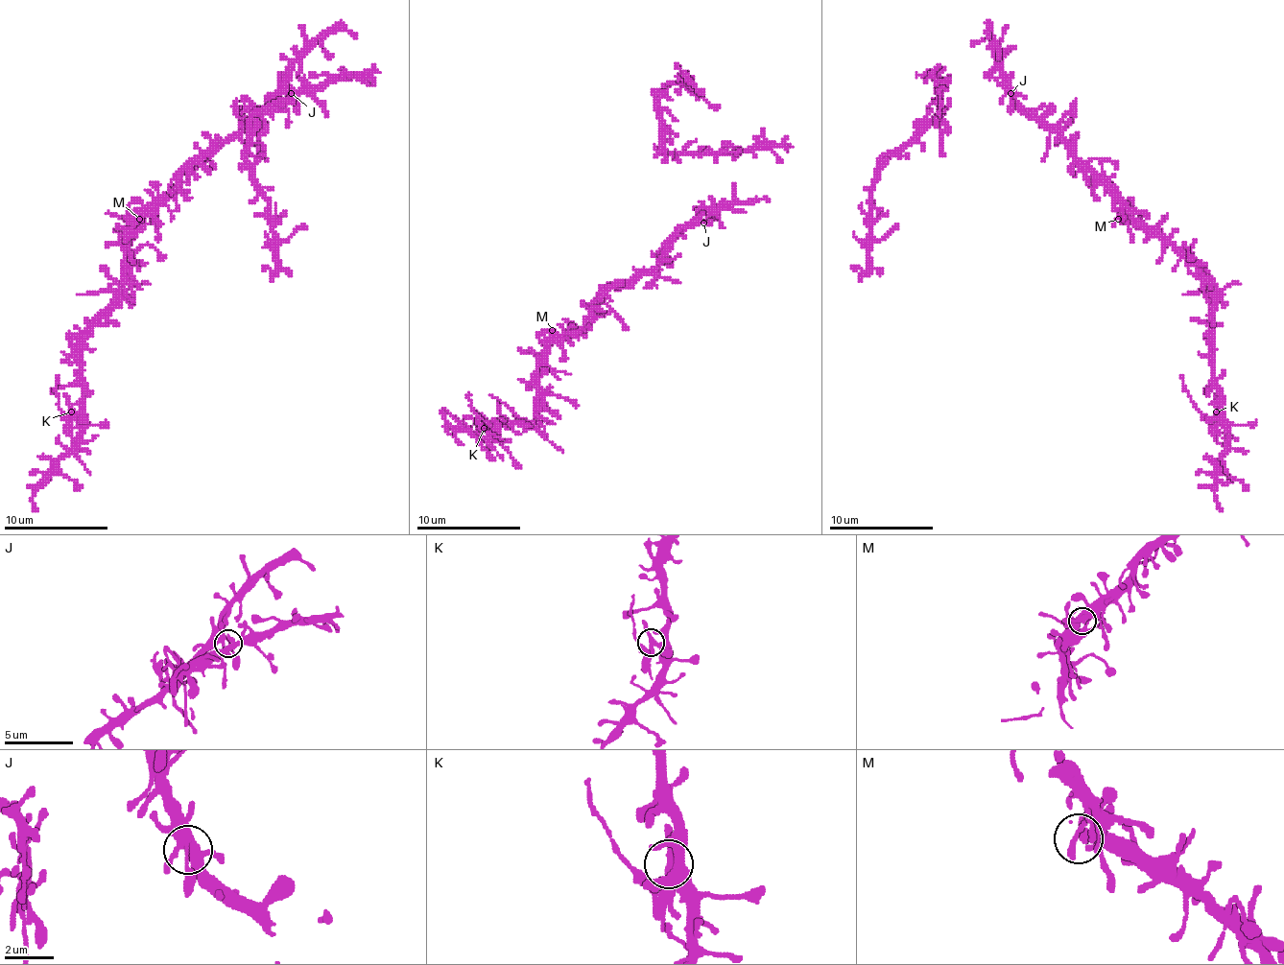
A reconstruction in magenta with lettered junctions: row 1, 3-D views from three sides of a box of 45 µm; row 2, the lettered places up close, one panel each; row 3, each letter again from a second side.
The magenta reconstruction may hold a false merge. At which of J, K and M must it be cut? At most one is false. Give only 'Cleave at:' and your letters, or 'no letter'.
Cleave at: K

